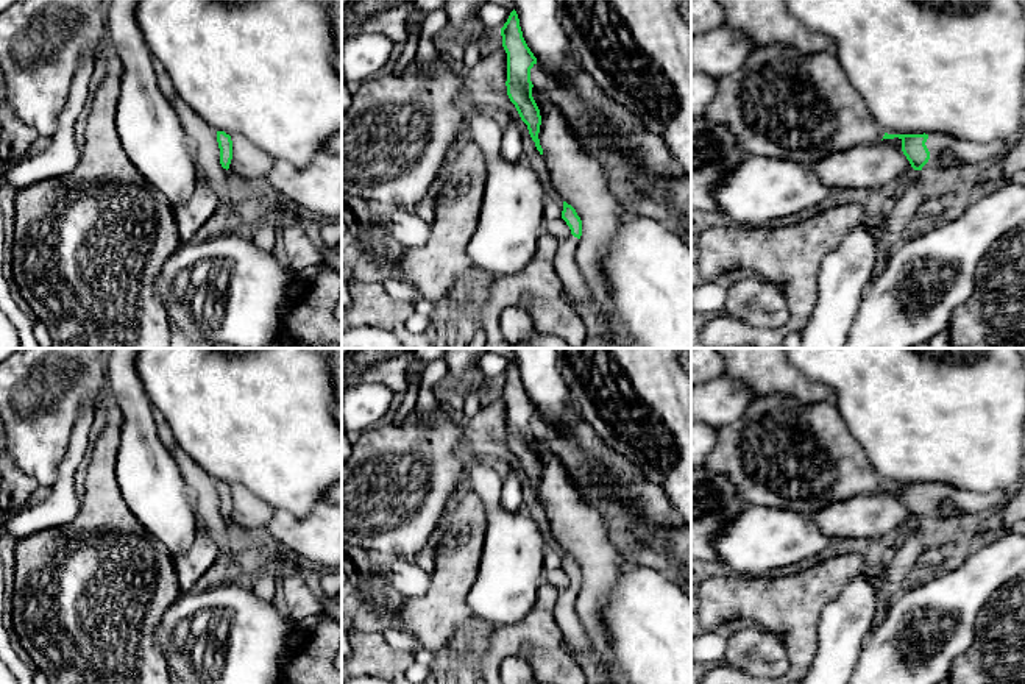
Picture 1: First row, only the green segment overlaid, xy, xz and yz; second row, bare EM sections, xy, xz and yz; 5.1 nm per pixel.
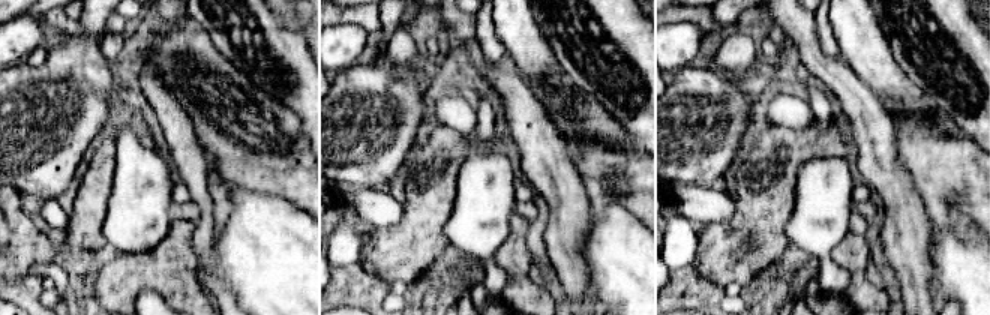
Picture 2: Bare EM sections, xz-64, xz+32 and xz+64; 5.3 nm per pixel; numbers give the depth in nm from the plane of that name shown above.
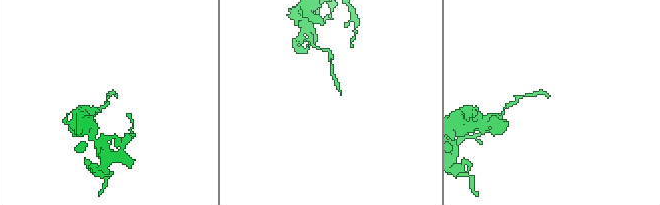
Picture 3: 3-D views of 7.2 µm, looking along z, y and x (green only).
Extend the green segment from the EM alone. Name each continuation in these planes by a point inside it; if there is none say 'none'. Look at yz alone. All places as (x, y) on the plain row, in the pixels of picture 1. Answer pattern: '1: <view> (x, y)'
1: yz (966, 502)

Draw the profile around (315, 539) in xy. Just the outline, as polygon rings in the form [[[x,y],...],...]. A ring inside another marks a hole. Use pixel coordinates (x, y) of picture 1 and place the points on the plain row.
[[[320,501],[304,518],[275,509],[259,537],[306,567],[342,570],[342,504]]]

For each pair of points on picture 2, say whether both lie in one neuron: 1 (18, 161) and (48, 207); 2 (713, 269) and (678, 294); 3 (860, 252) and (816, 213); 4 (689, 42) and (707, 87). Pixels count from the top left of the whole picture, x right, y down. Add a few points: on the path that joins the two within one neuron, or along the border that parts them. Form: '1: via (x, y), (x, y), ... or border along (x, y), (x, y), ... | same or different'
1: border along (54, 198), (42, 203) | different
2: border along (692, 264), (702, 278), (722, 288) | different
3: border along (854, 212), (848, 221), (846, 234), (828, 255) | different
4: border along (690, 65), (677, 72) | different

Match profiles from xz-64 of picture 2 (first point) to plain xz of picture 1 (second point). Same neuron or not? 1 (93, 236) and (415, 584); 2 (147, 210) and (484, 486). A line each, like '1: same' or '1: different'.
1: different
2: same

